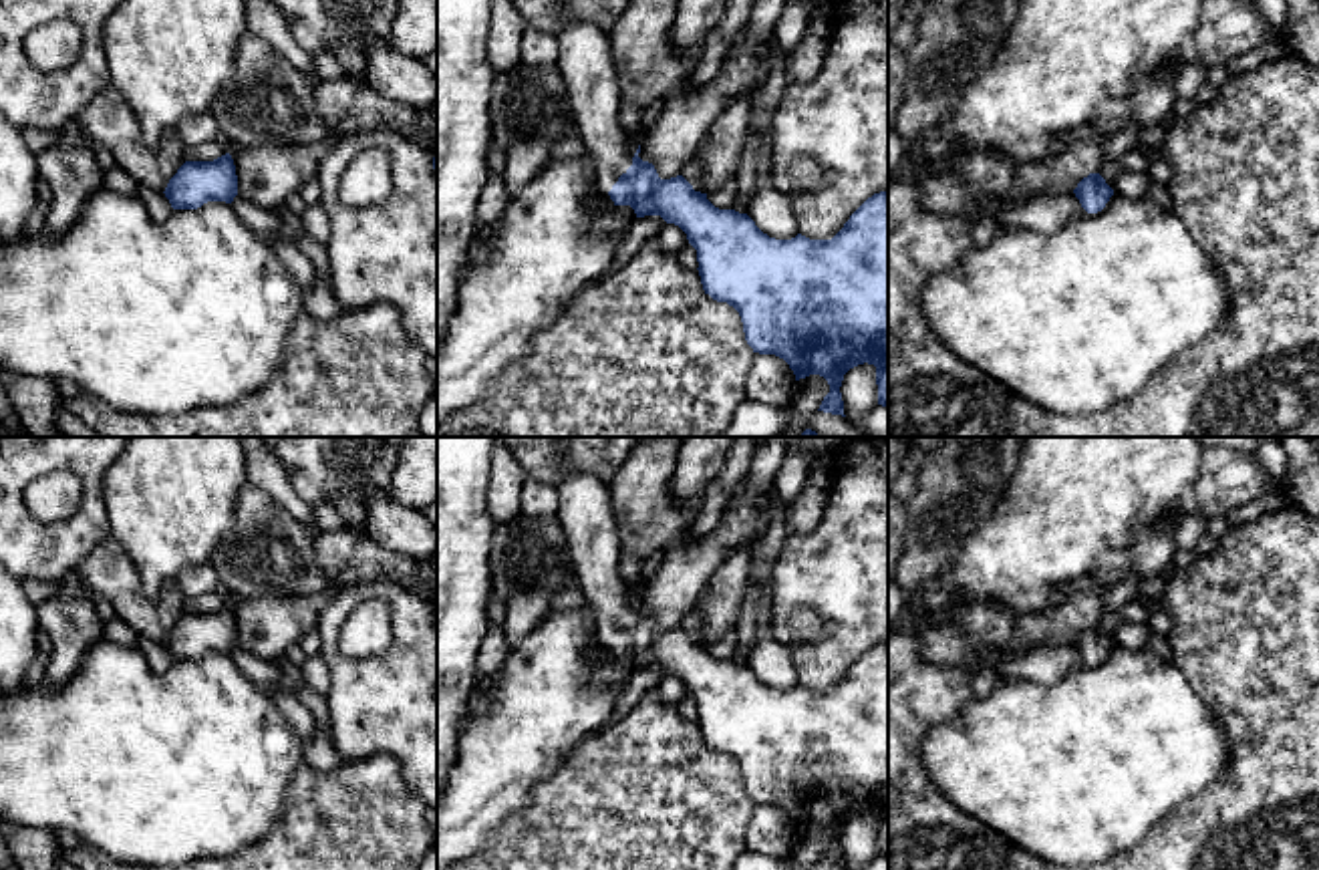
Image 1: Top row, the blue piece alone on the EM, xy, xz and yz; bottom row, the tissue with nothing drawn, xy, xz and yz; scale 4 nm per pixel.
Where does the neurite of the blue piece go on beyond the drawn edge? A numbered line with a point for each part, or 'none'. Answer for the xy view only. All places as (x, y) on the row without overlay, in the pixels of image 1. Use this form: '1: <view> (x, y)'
1: xy (158, 657)

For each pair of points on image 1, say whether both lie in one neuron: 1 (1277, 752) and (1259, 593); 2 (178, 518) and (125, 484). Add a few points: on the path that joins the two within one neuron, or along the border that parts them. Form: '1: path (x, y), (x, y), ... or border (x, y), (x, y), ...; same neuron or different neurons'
1: path (1277, 711), (1277, 633); same neuron
2: path (166, 506), (150, 490), (137, 488); same neuron

